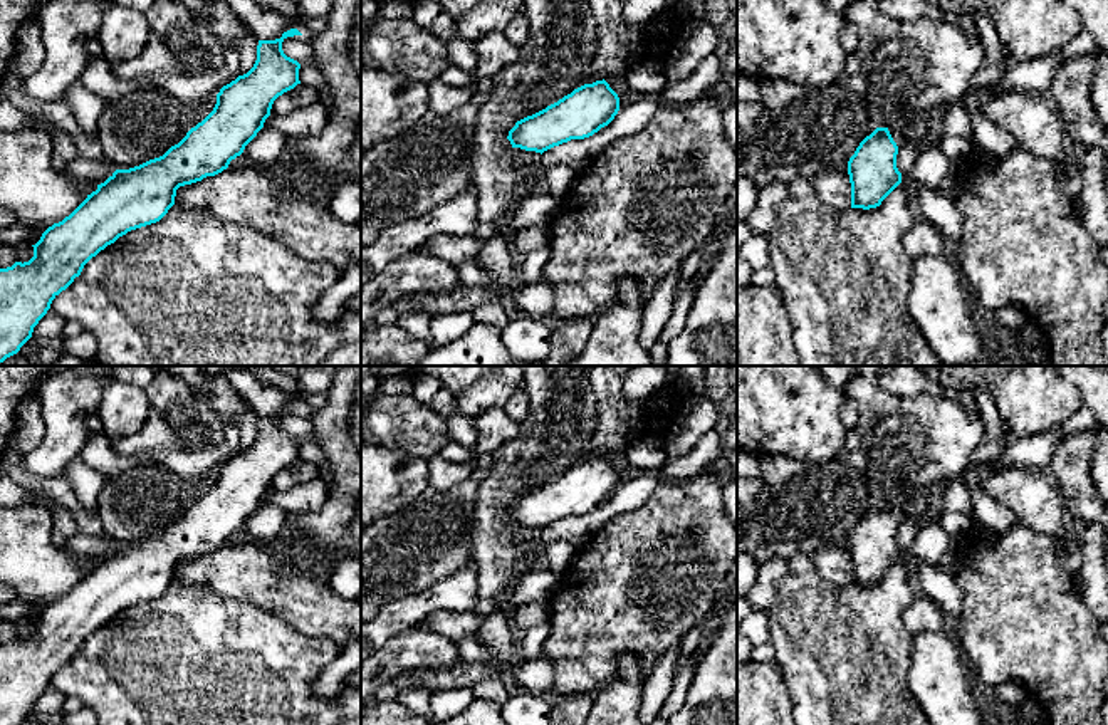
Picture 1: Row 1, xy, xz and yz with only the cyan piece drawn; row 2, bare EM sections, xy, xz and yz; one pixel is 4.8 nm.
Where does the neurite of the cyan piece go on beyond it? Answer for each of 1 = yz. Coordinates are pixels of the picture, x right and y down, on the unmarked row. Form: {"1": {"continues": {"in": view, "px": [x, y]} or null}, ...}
{"1": {"continues": null}}

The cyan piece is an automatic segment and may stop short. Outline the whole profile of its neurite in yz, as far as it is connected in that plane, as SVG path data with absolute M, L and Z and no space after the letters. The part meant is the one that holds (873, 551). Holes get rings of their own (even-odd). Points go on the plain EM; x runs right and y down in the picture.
M888 503L866 512L848 537L851 584L876 584L902 559L898 522Z

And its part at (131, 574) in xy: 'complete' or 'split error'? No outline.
complete

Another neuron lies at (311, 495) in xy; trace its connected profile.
M317 477L285 492L270 488L264 502L274 503L284 509L287 514L304 514L319 510L326 503L327 497L327 482Z

